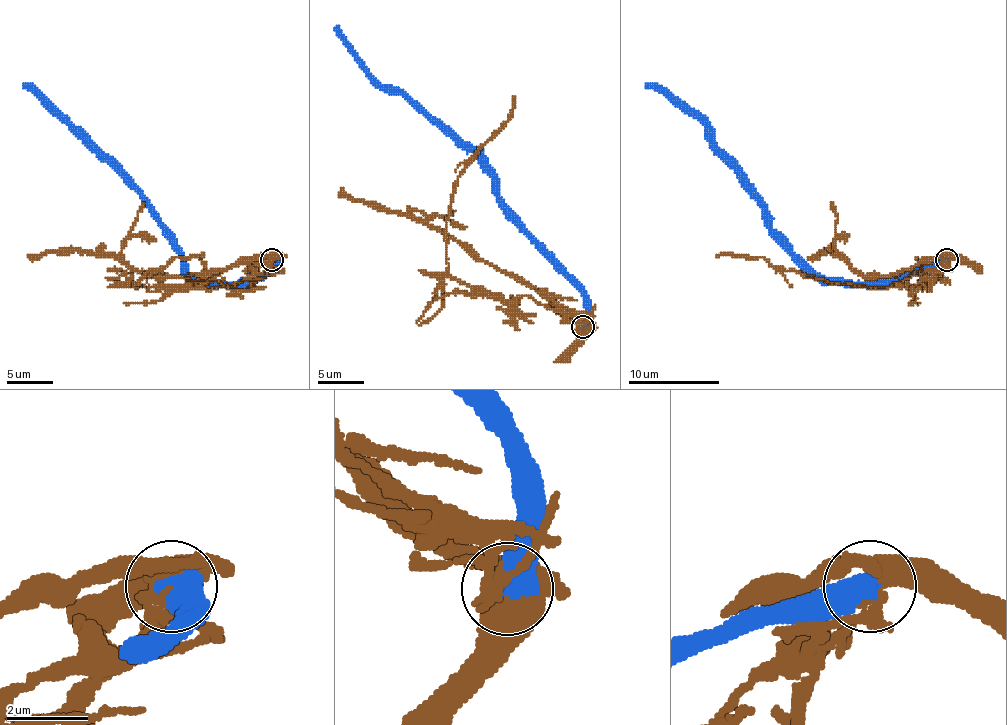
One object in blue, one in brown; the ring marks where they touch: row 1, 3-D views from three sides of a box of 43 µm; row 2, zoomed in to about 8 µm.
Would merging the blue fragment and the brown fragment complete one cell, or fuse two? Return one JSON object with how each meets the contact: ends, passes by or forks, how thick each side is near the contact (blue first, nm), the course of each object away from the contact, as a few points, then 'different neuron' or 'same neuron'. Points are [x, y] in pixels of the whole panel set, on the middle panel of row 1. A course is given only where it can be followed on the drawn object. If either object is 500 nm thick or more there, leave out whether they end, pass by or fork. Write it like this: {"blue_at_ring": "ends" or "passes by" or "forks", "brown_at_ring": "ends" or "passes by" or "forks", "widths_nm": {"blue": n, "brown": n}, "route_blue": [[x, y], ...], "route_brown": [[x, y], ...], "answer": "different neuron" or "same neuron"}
{"widths_nm": {"blue": 700, "brown": 440}, "route_blue": [[583, 327], [581, 286], [499, 195], [496, 179], [400, 94], [387, 92], [336, 25]], "route_brown": [[583, 327], [574, 316], [526, 295], [478, 295], [448, 272], [453, 188], [471, 156], [508, 119], [515, 96]], "answer": "different neuron"}

